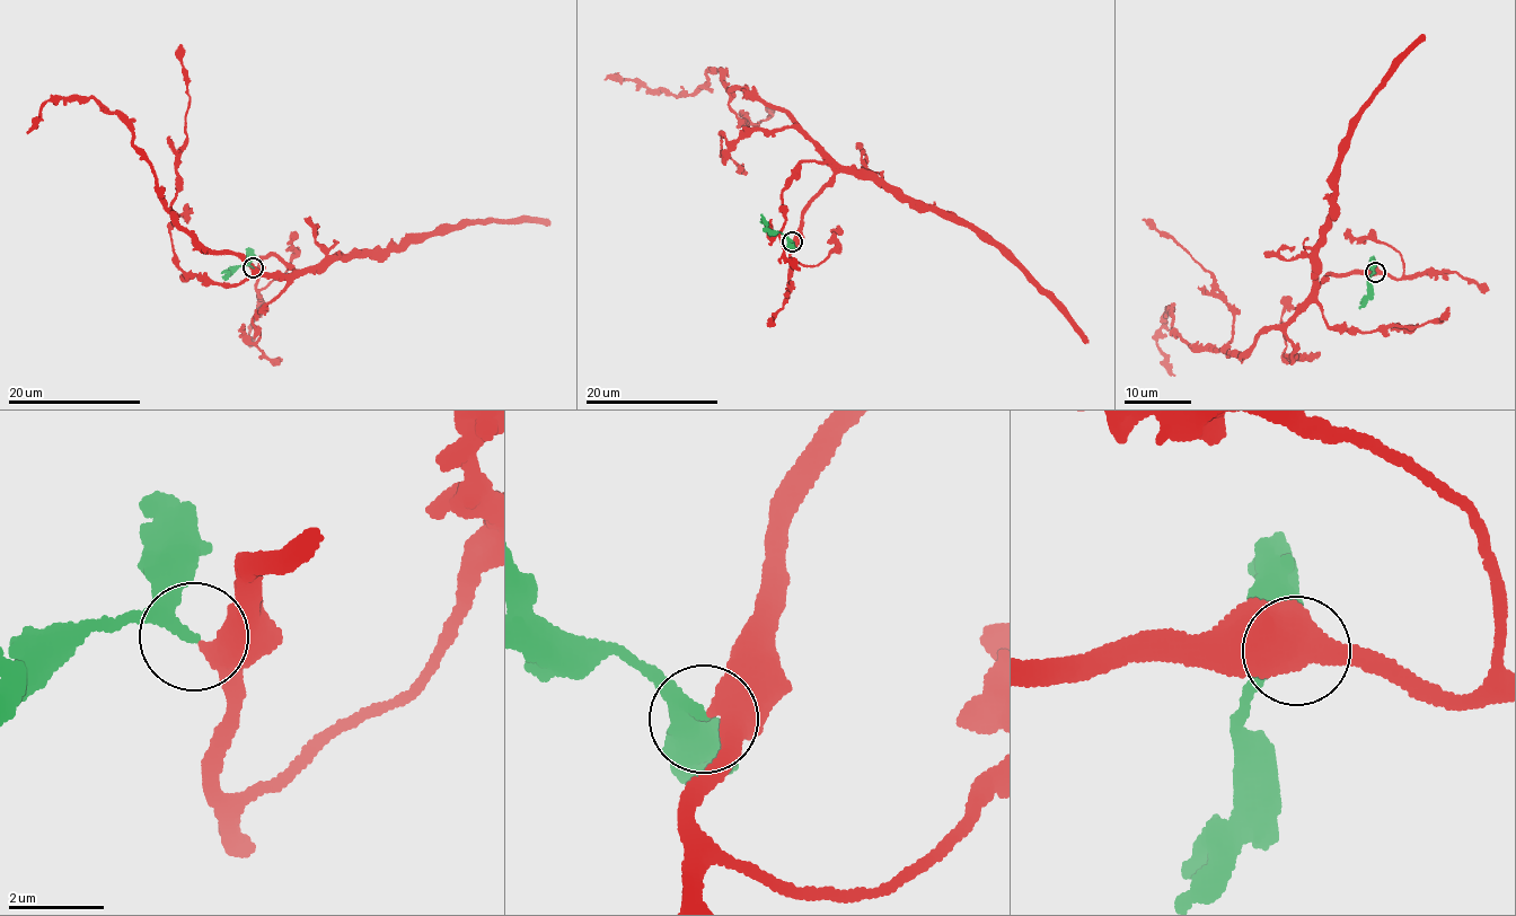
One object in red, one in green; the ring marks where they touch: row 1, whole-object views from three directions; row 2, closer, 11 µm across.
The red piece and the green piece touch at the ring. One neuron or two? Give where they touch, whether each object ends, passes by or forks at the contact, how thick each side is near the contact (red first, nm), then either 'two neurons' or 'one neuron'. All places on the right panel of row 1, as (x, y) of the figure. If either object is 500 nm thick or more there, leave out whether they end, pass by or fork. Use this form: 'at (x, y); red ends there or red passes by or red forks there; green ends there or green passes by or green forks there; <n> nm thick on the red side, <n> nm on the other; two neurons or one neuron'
at (1375, 272); red passes by; green passes by; 360 nm thick on the red side, 200 nm on the other; one neuron

